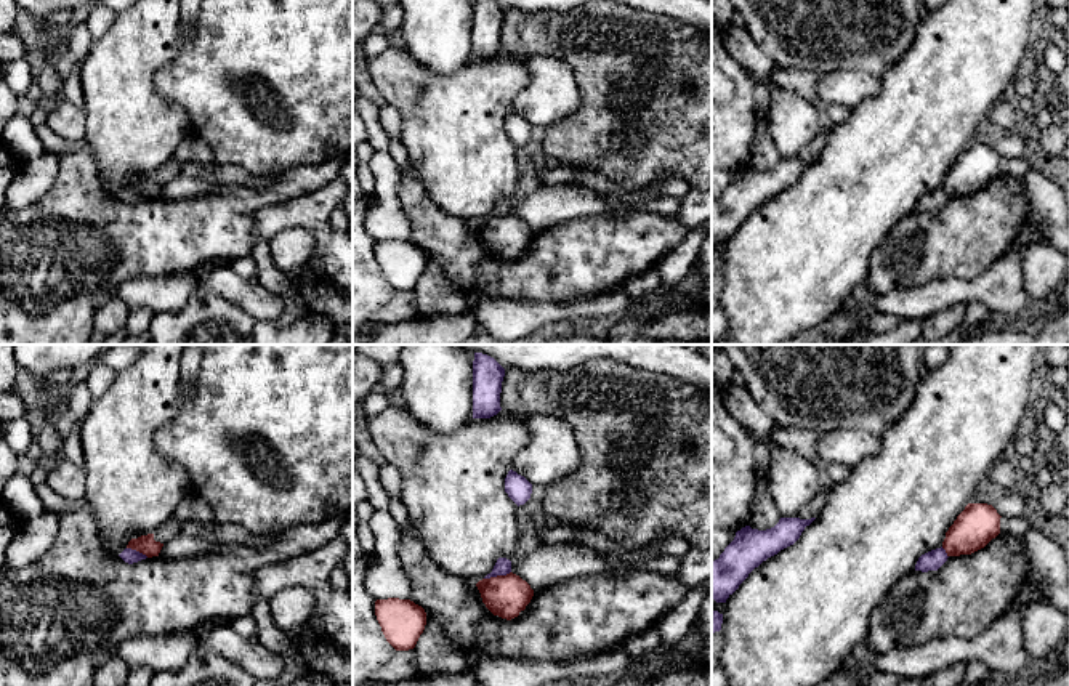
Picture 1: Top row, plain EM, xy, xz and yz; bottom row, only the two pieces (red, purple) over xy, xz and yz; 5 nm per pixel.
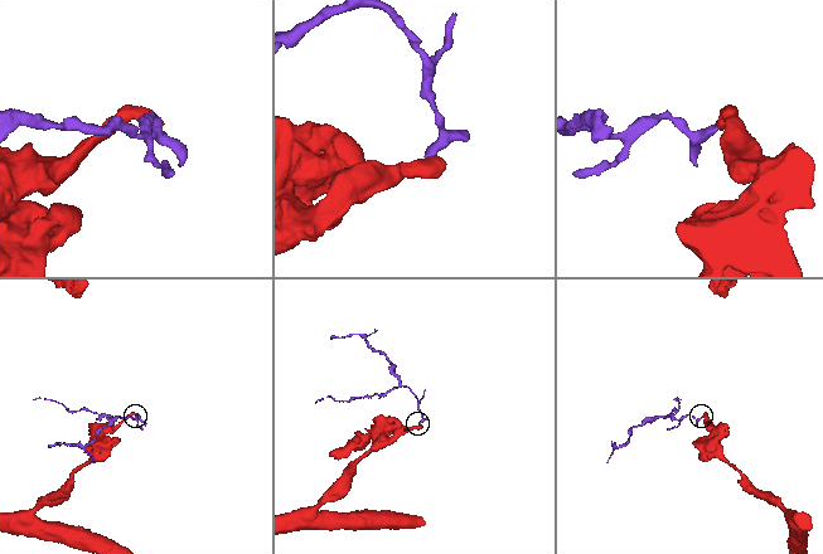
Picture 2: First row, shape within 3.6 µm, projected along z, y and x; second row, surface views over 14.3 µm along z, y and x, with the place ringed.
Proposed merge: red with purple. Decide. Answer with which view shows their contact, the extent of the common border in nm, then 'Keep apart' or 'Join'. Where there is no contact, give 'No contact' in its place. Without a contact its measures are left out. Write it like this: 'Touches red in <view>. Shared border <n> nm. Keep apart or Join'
Touches red in xz. Shared border 140 nm. Keep apart

